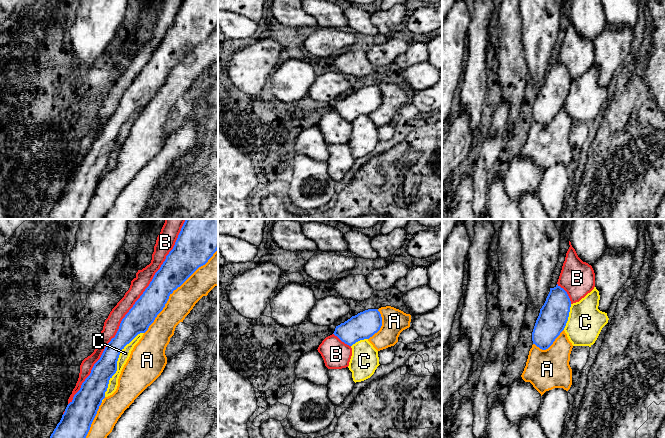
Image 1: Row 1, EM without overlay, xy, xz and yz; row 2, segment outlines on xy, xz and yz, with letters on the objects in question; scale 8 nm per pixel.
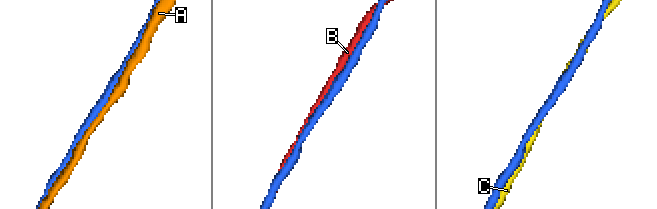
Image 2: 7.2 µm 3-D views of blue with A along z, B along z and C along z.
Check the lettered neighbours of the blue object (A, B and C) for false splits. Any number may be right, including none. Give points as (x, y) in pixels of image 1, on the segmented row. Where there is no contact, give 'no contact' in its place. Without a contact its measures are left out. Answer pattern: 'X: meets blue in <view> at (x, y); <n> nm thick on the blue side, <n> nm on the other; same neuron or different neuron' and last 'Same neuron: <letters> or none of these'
A: meets blue in xy at (175, 289); 260 nm thick on the blue side, 200 nm on the other; different neuron
B: meets blue in xy at (128, 312); 200 nm thick on the blue side, 130 nm on the other; different neuron
C: meets blue in xy at (116, 362); 190 nm thick on the blue side, 80 nm on the other; different neuron
Same neuron: none of these

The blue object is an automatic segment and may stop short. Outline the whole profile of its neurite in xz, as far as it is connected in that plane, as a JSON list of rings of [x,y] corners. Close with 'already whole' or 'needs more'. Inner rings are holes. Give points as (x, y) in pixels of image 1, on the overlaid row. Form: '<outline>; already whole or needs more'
[[[368,309],[336,326],[333,334],[345,344],[352,346],[360,340],[372,337],[381,326],[382,317],[378,309]]]; already whole

